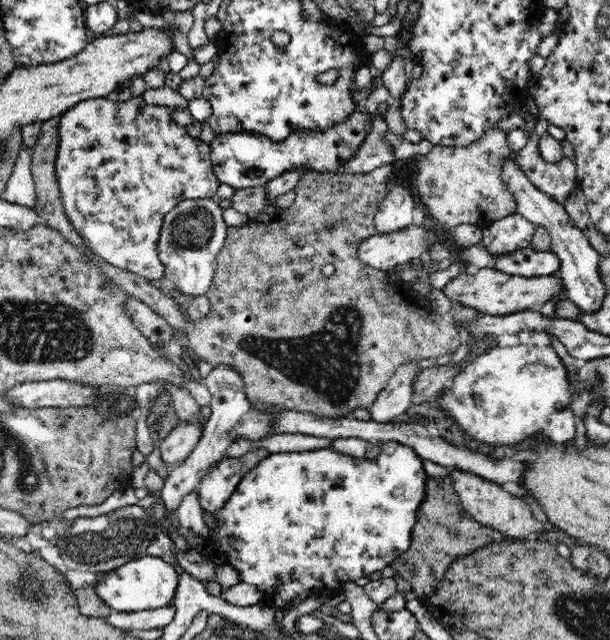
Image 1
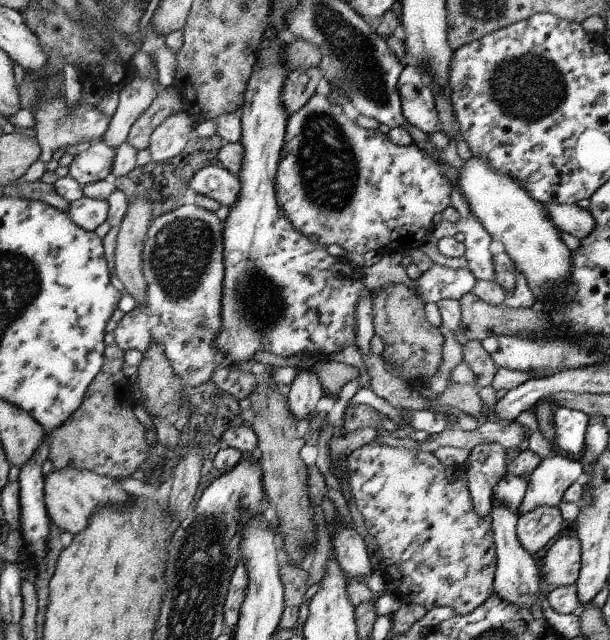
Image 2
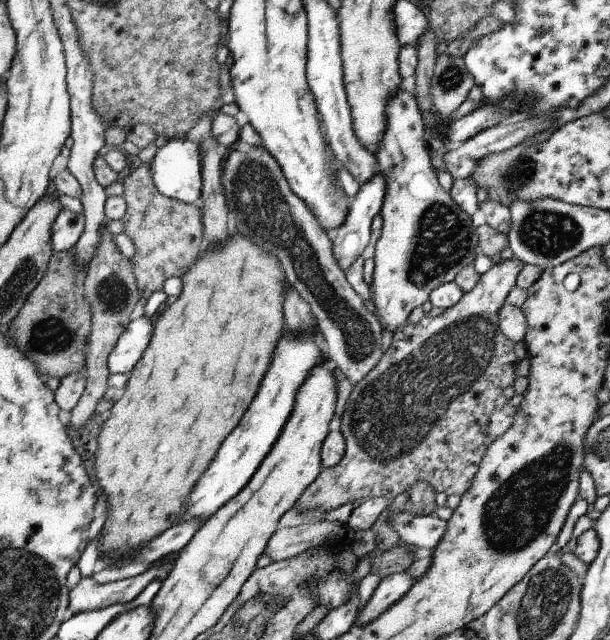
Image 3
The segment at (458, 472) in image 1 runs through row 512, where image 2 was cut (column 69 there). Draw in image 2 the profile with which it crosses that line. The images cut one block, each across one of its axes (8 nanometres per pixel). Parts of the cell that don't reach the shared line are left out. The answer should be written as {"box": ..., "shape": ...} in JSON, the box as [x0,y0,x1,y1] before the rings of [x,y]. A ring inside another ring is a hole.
{"box":[44,466,134,536],"shape":[[[70,466],[54,469],[50,474],[44,476],[44,504],[52,524],[74,536],[87,528],[88,520],[91,520],[92,512],[95,512],[96,508],[107,505],[122,508],[122,506],[132,504],[134,496],[128,494],[120,484],[114,482],[115,480],[110,477],[87,469],[76,471],[76,468]]]}

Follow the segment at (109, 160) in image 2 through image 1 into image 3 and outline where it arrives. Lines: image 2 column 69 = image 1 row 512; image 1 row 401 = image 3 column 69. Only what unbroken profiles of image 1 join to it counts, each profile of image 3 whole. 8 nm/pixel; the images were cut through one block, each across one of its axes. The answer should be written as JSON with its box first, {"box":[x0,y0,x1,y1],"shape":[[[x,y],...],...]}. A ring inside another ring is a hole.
{"box":[50,209,84,253],"shape":[[[63,209],[52,224],[50,247],[53,253],[62,253],[74,248],[84,228],[83,214]]]}

